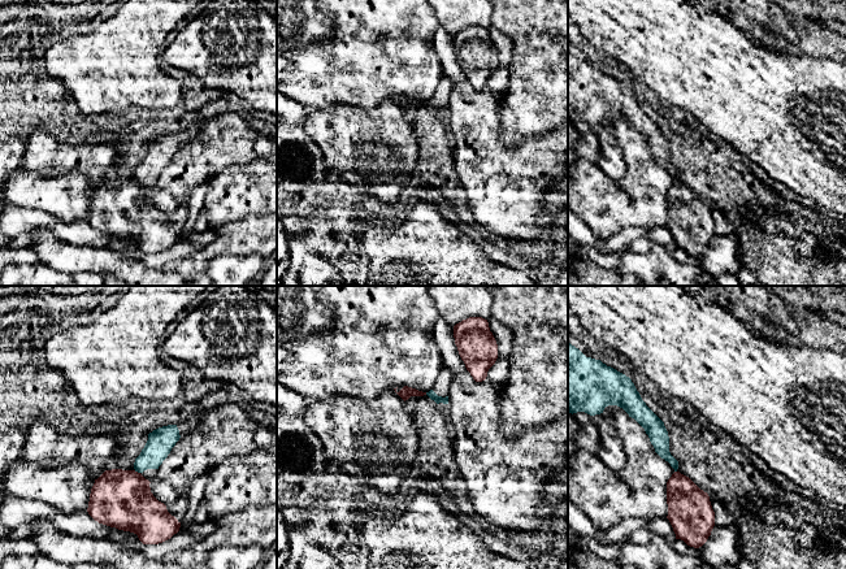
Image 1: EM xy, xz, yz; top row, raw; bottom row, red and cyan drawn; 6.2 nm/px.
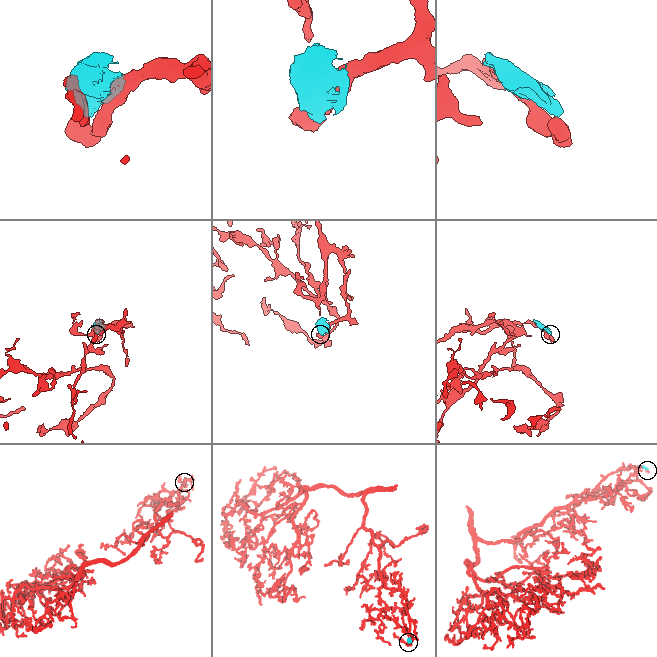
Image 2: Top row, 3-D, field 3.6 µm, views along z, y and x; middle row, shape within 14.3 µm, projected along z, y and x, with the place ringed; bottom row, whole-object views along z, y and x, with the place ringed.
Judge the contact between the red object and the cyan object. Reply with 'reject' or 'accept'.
reject

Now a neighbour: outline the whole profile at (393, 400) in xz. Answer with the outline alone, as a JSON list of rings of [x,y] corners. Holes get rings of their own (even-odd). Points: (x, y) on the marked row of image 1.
[[[389,388],[369,400],[335,396],[325,400],[309,400],[304,422],[320,438],[326,460],[348,473],[366,474],[376,468],[396,466],[407,470],[416,459],[418,438],[413,420],[403,407],[403,399]]]

